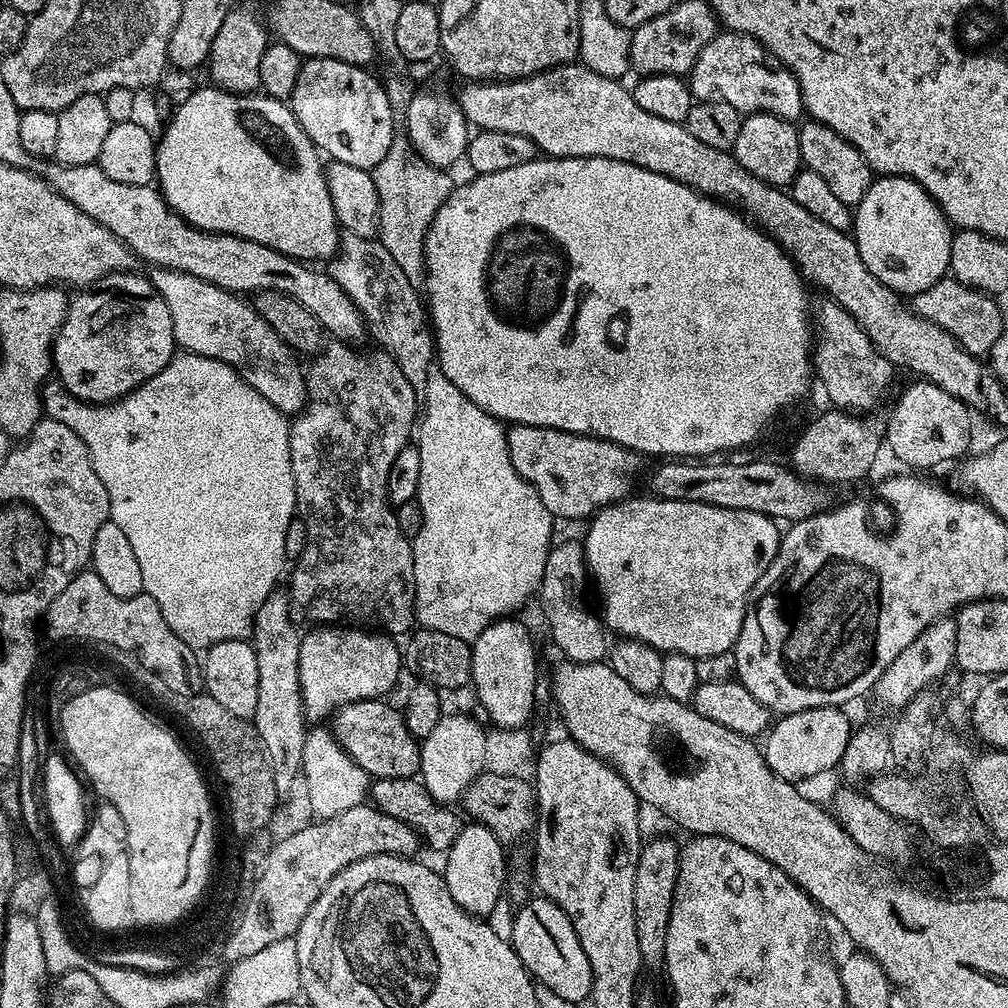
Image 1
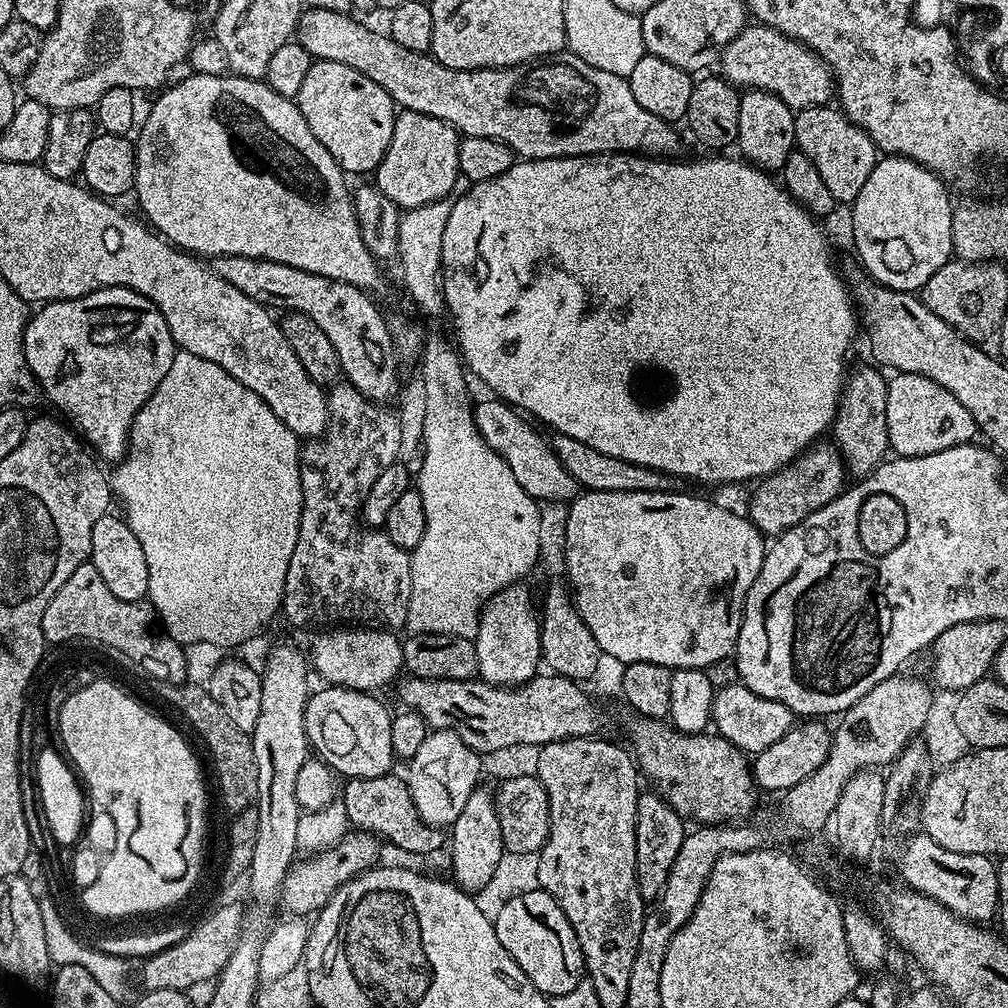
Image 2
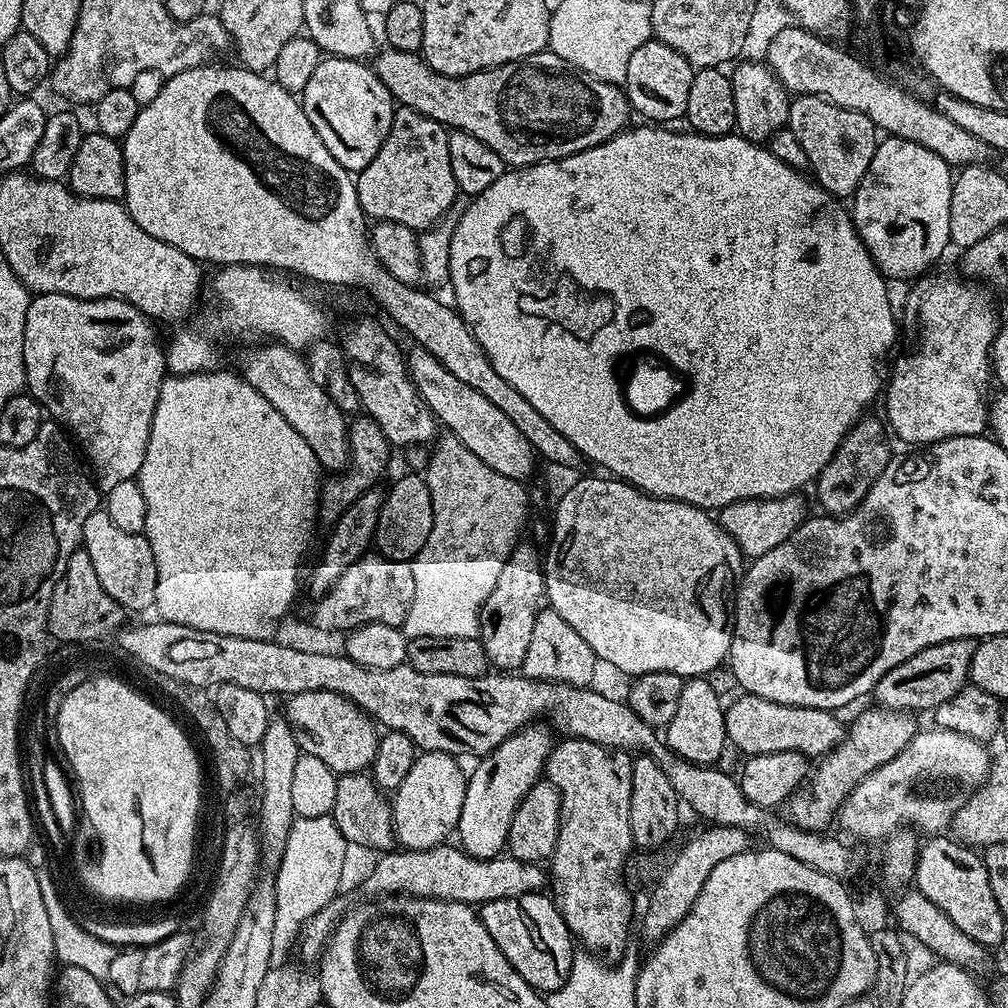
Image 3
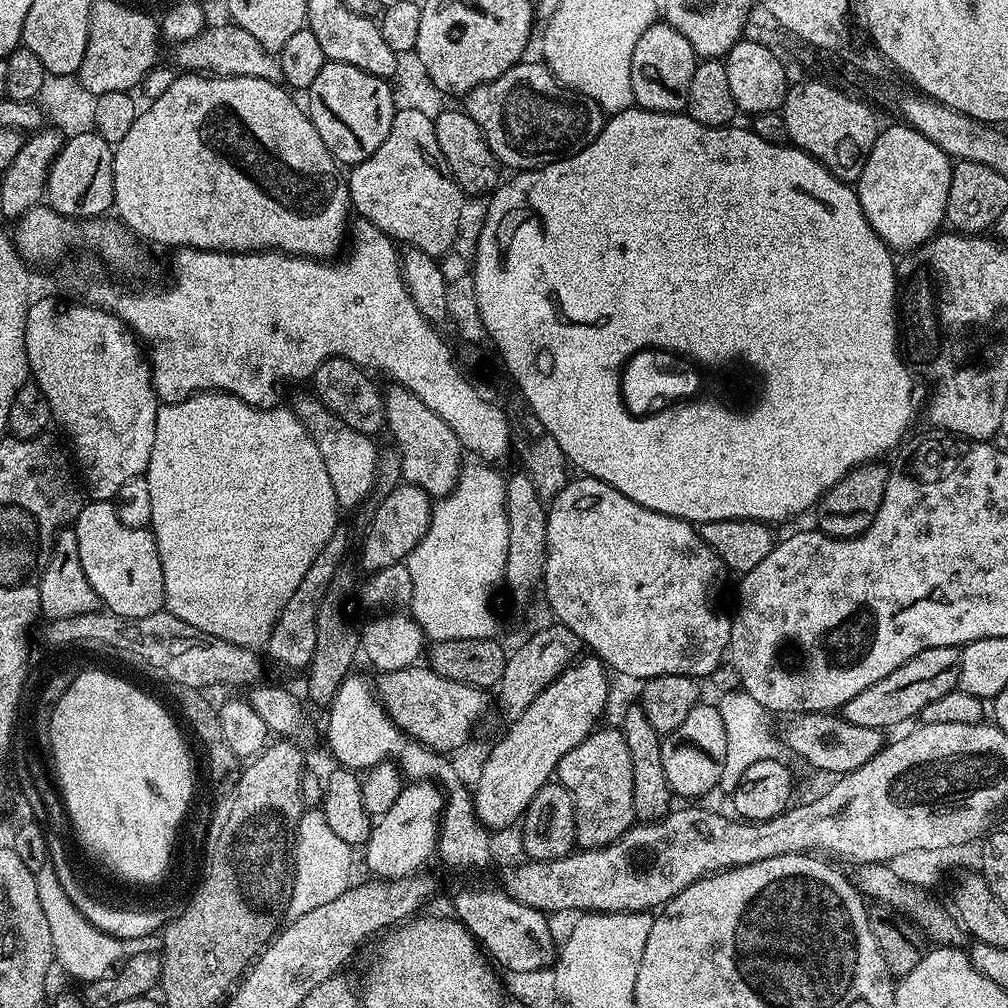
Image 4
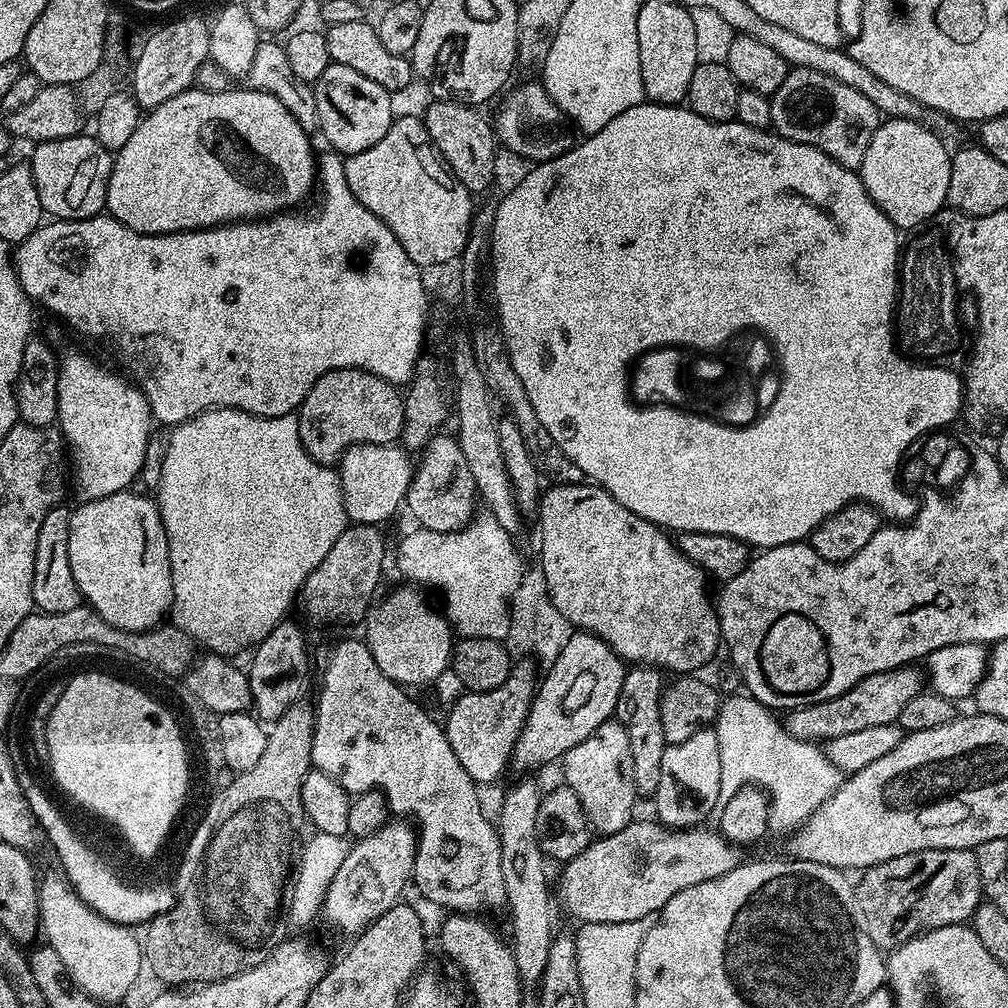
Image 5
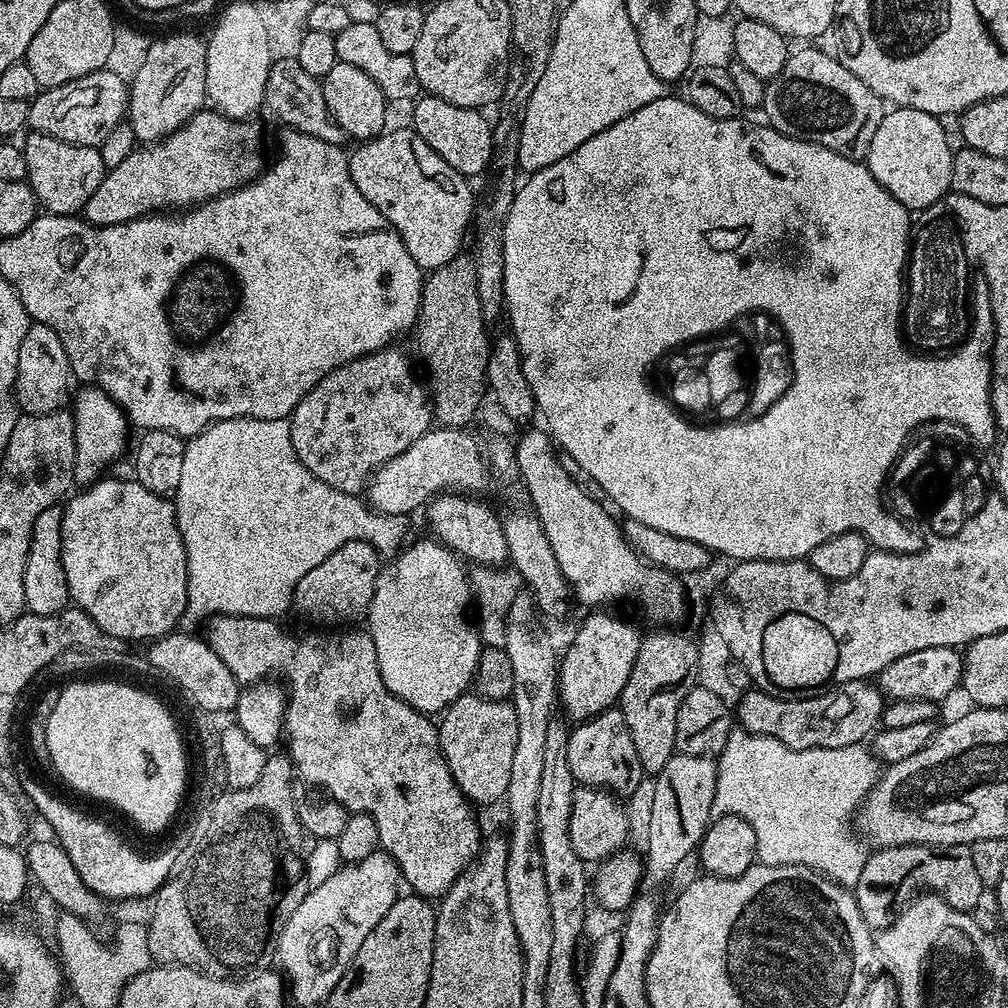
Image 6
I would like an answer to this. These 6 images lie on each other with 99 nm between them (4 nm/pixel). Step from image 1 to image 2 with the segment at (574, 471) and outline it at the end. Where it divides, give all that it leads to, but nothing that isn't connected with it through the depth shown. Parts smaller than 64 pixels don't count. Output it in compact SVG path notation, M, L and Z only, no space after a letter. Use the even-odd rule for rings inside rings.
M487 398L475 405L476 425L480 437L510 466L514 478L518 478L518 486L526 490L536 501L564 500L571 502L578 495L576 479L564 469L560 459L552 453L552 445L534 428L527 424L529 421L511 404L505 404L499 398Z

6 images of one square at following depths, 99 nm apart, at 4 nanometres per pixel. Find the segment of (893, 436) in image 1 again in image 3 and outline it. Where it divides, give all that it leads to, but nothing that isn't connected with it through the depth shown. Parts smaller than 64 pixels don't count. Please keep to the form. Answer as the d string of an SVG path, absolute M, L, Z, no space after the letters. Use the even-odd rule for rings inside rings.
M936 276L929 282L928 289L920 296L924 341L917 352L898 357L892 373L886 376L886 391L882 396L882 404L884 400L888 411L886 424L891 431L892 428L896 431L898 439L912 444L908 446L927 446L959 436L983 436L988 428L990 404L987 399L984 401L984 387L988 380L990 384L990 357L998 327L996 304L979 288L979 283L965 282L957 276Z

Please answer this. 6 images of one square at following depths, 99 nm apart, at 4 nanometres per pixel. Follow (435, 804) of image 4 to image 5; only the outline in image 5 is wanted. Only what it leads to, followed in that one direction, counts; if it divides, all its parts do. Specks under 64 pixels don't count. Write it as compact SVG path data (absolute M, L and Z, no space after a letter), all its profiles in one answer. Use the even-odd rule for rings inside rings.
M408 822L383 824L372 836L359 837L349 847L346 862L334 874L334 882L324 899L322 916L340 931L359 934L386 910L401 903L404 887L409 887L416 857L417 829ZM396 823L396 824L395 824ZM412 827L412 828L411 828Z

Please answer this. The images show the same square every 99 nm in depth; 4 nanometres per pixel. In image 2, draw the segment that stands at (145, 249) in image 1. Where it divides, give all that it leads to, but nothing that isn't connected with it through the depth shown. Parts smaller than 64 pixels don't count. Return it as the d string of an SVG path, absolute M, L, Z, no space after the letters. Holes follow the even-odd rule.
M218 256L211 261L210 267L216 271L218 278L226 278L230 286L238 286L246 298L254 298L254 302L263 304L269 309L284 308L288 312L306 314L326 333L334 350L338 354L338 362L343 379L359 390L368 400L388 402L398 392L398 378L396 382L396 356L398 349L388 328L389 321L380 313L375 299L353 284L338 282L334 278L326 278L322 274L310 274L306 270L298 270L294 266L286 266L282 262L270 262L258 258L242 258L241 256Z

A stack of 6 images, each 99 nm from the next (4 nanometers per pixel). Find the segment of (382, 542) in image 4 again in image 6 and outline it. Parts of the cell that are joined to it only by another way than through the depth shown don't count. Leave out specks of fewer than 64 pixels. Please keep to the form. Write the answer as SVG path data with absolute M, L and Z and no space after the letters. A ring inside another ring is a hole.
M365 540L346 542L298 582L292 595L293 611L318 626L340 626L342 622L363 619L372 604L379 576L380 555L376 548Z

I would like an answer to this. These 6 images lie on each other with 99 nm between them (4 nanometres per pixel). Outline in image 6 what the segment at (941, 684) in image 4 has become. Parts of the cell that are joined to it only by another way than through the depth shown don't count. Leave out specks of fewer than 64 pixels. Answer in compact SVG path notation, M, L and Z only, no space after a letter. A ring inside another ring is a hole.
M868 680L838 684L810 698L778 698L749 690L735 701L734 720L743 731L769 736L794 750L841 748L863 745L881 727L885 703L884 693Z

